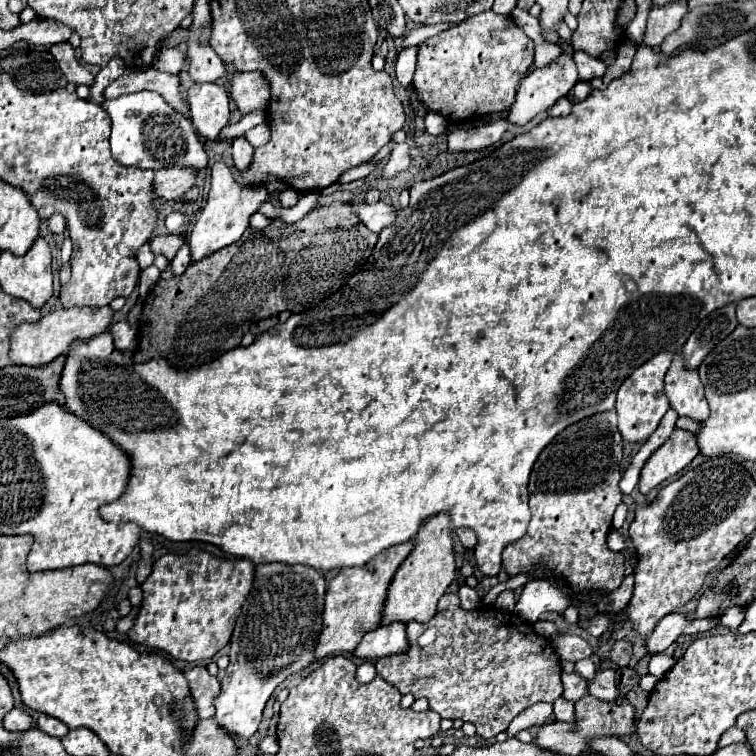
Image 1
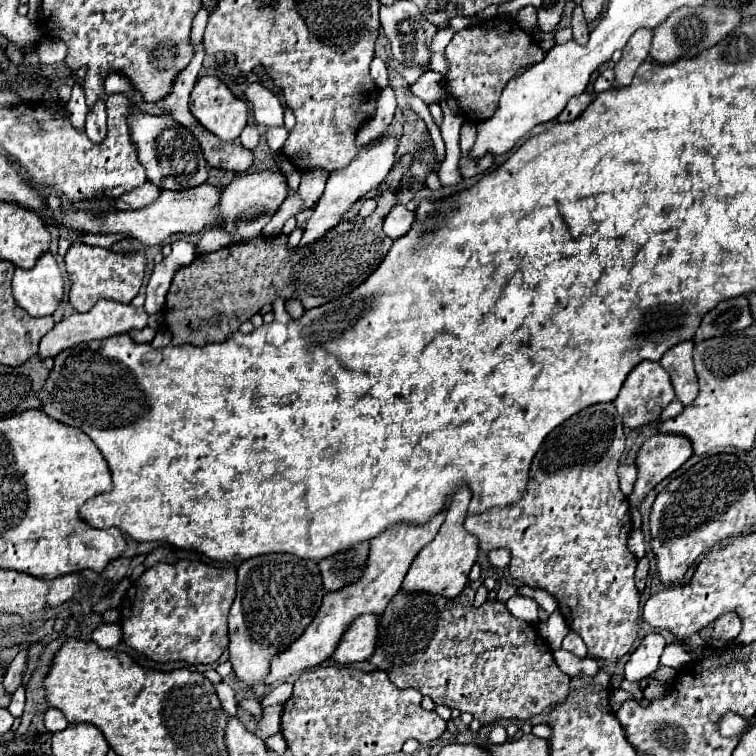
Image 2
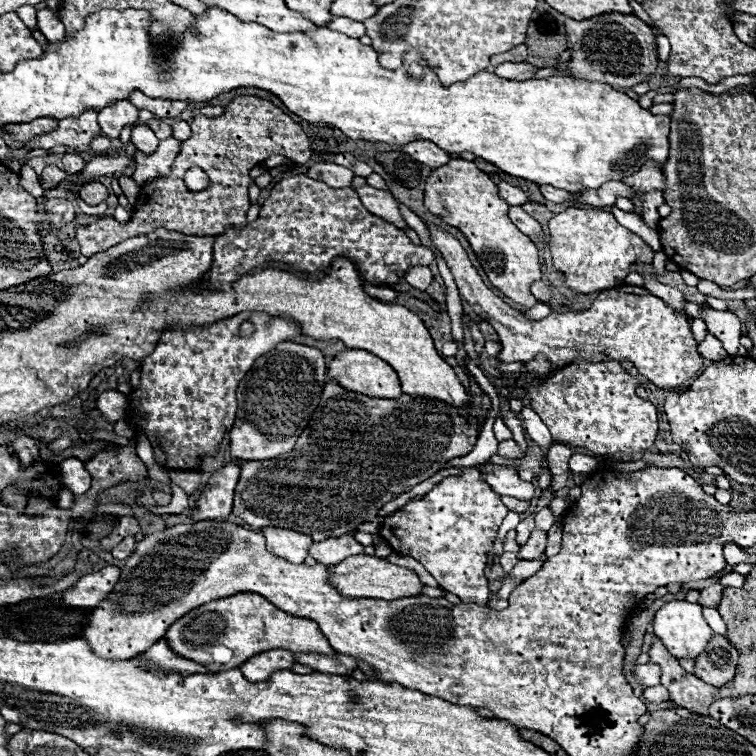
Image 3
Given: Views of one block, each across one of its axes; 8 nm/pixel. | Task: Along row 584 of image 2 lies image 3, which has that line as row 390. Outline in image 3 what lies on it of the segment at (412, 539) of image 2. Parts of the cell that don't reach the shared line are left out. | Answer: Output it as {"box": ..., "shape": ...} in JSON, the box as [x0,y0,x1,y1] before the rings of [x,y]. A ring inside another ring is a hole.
{"box":[328,350,402,398],"shape":[[[366,350],[338,352],[328,366],[328,378],[350,392],[372,398],[394,398],[402,394],[396,372]]]}

